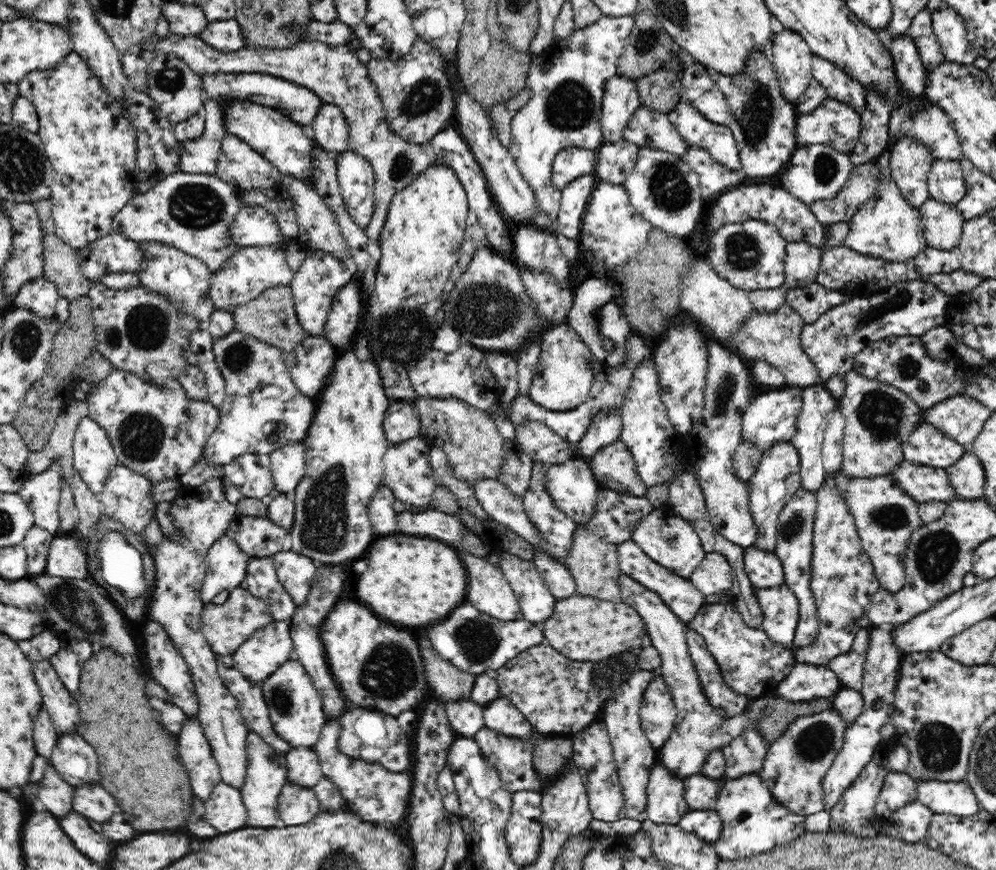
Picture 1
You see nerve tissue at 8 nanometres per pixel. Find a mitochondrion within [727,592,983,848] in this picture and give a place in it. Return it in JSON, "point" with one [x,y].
{"point":[939,744]}

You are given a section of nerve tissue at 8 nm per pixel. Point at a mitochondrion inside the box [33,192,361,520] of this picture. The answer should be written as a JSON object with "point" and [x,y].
{"point":[147,328]}

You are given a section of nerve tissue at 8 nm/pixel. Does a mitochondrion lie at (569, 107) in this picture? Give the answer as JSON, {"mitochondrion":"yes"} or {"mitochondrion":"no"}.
{"mitochondrion":"yes"}

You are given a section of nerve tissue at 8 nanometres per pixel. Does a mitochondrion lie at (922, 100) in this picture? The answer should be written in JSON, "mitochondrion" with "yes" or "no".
{"mitochondrion":"no"}

